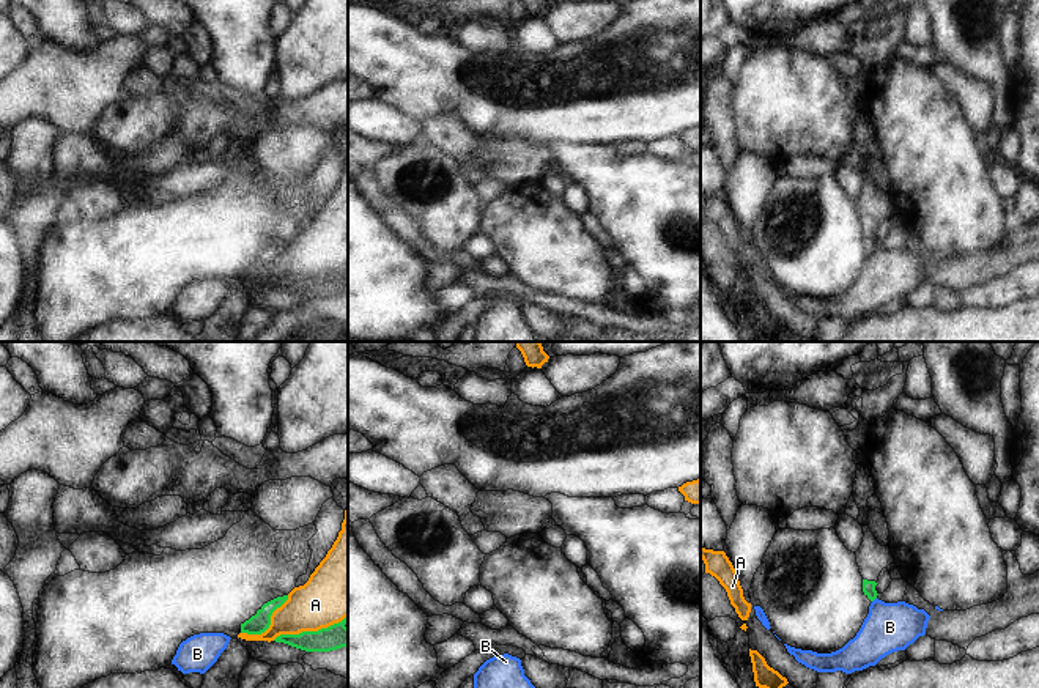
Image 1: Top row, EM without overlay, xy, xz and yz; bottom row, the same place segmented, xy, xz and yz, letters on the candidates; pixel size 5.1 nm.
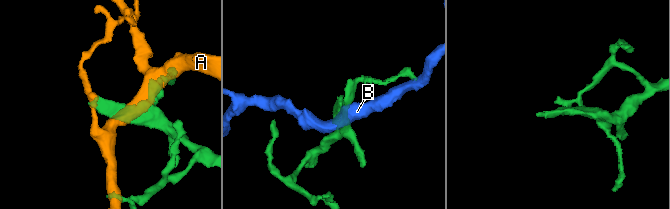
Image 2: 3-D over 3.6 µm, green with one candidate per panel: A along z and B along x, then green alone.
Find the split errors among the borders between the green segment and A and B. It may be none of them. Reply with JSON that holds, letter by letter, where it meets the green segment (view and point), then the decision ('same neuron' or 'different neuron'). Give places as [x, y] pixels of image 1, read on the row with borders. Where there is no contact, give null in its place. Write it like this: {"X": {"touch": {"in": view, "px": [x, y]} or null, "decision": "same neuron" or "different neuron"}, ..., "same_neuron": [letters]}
{"A": {"touch": {"in": "xy", "px": [309, 632]}, "decision": "different neuron"}, "B": {"touch": {"in": "yz", "px": [874, 599]}, "decision": "different neuron"}, "same_neuron": []}

